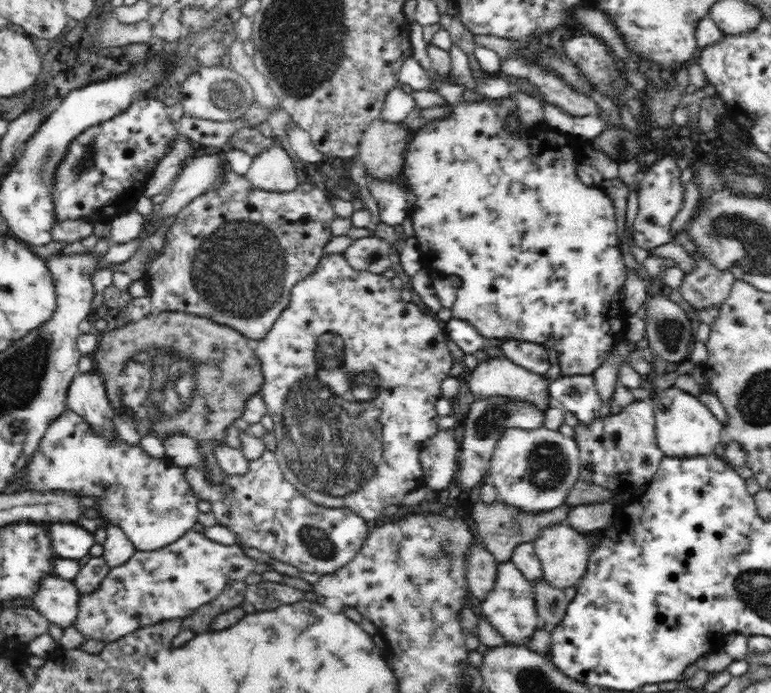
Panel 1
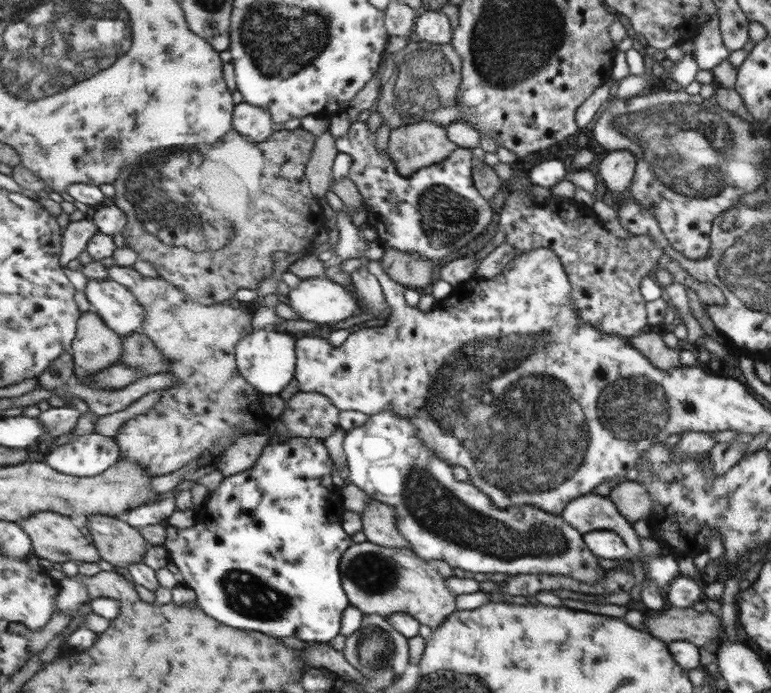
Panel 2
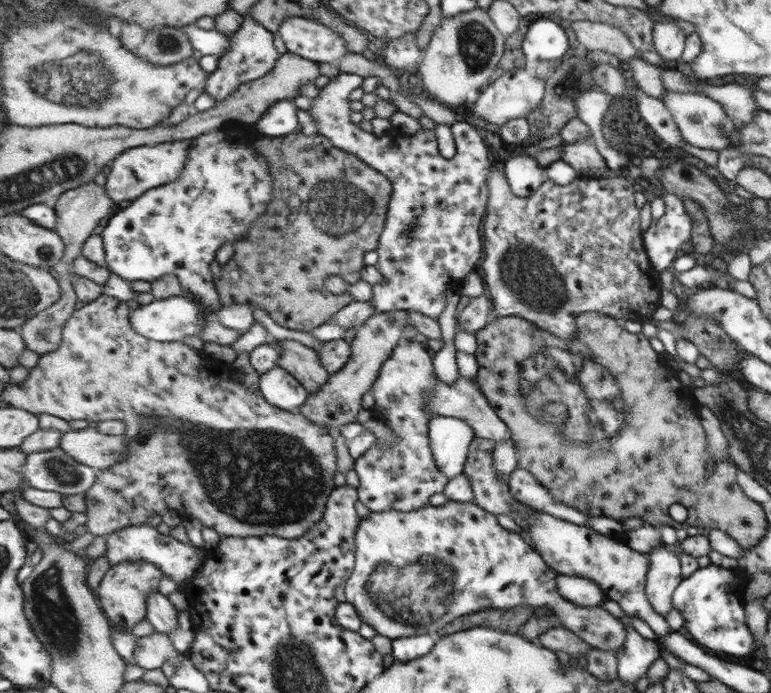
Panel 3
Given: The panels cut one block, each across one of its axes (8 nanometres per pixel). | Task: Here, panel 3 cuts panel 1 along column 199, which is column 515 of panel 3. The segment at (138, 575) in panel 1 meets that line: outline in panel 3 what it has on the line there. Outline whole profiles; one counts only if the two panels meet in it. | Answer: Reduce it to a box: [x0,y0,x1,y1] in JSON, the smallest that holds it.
[345,501,628,651]

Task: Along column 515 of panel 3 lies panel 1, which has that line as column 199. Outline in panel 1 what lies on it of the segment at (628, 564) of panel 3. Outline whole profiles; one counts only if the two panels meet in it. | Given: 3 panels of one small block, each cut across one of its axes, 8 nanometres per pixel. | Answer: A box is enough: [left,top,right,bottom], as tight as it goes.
[10,408,201,551]

